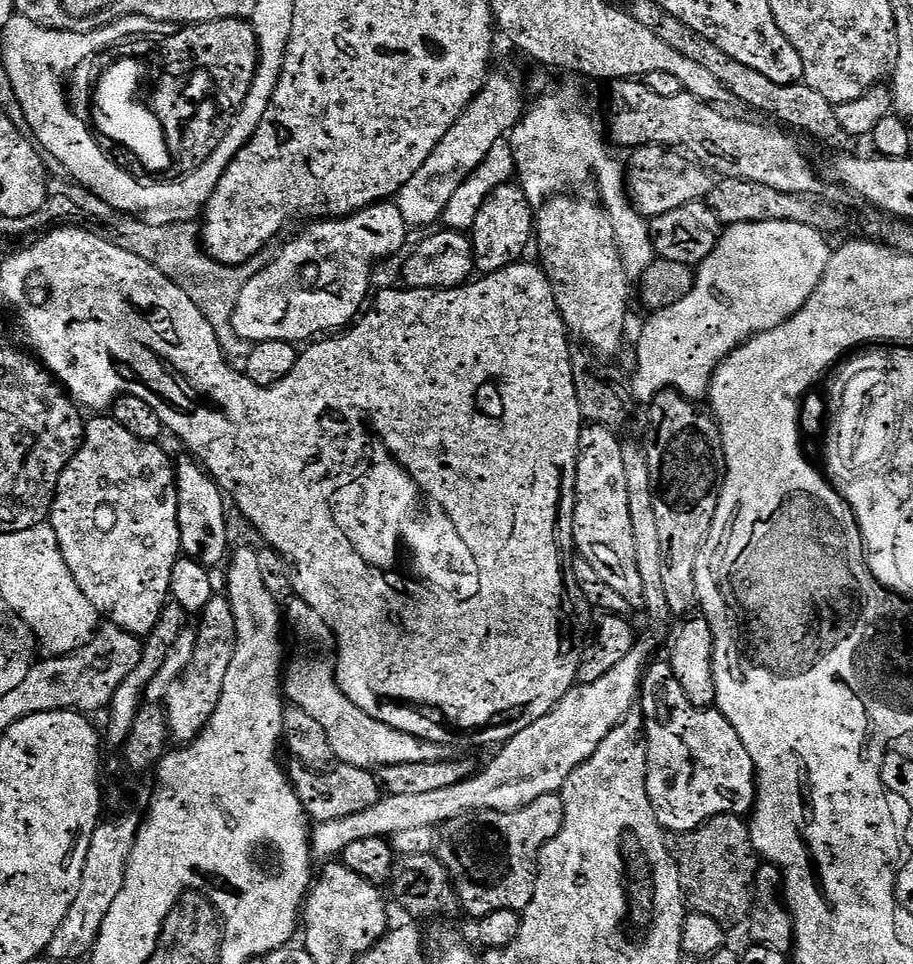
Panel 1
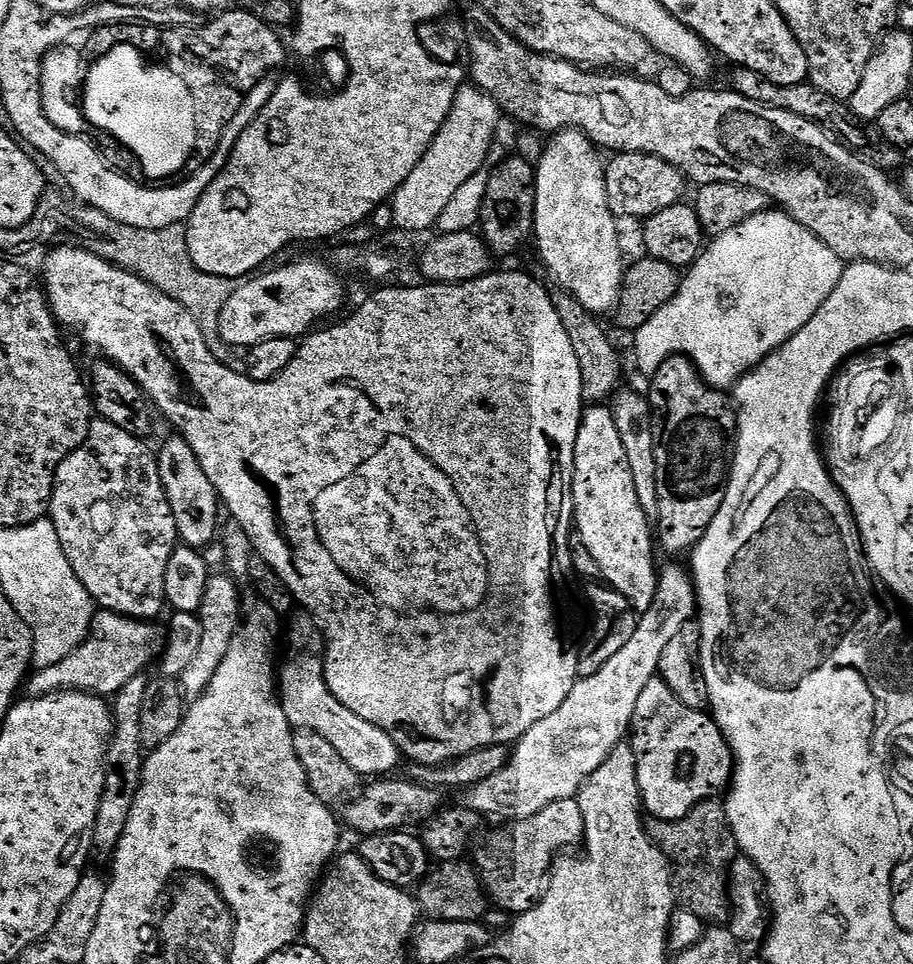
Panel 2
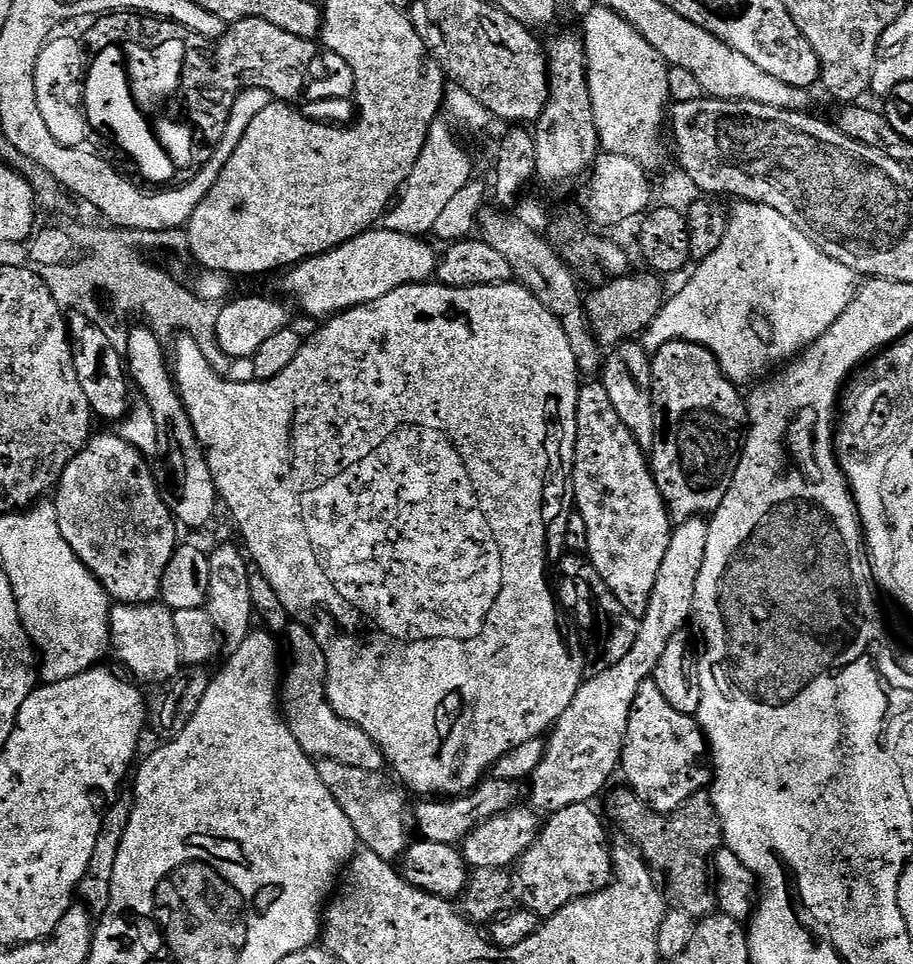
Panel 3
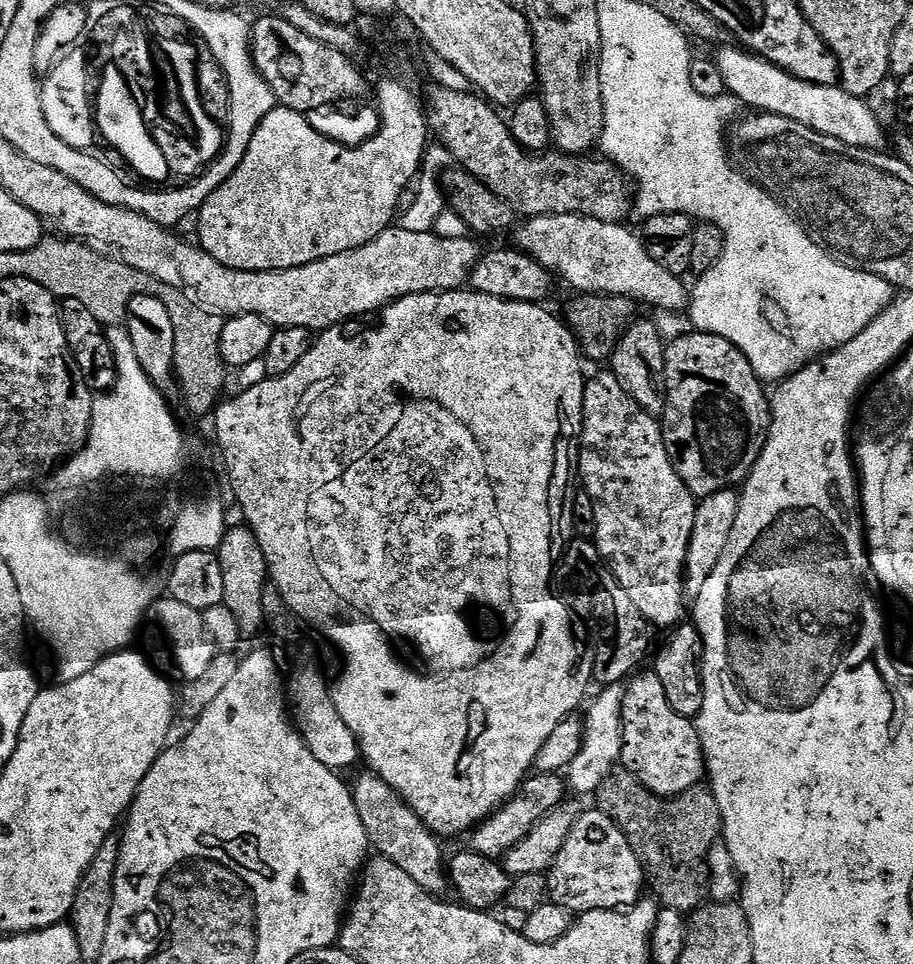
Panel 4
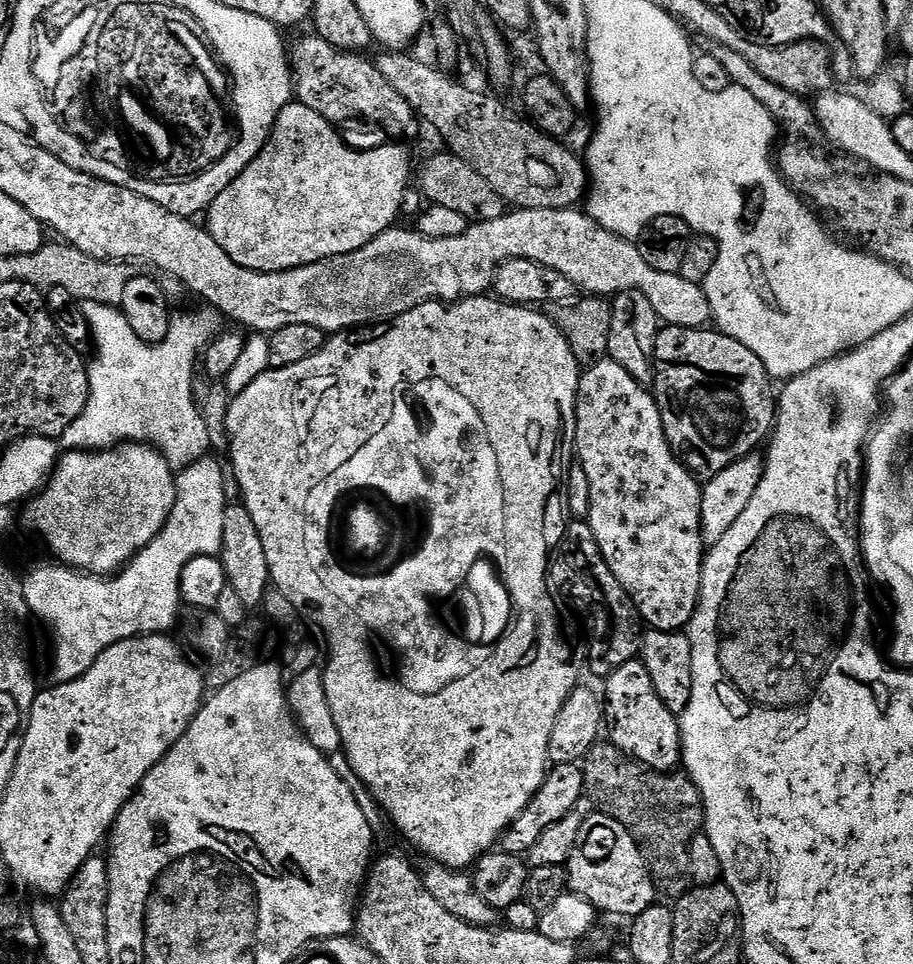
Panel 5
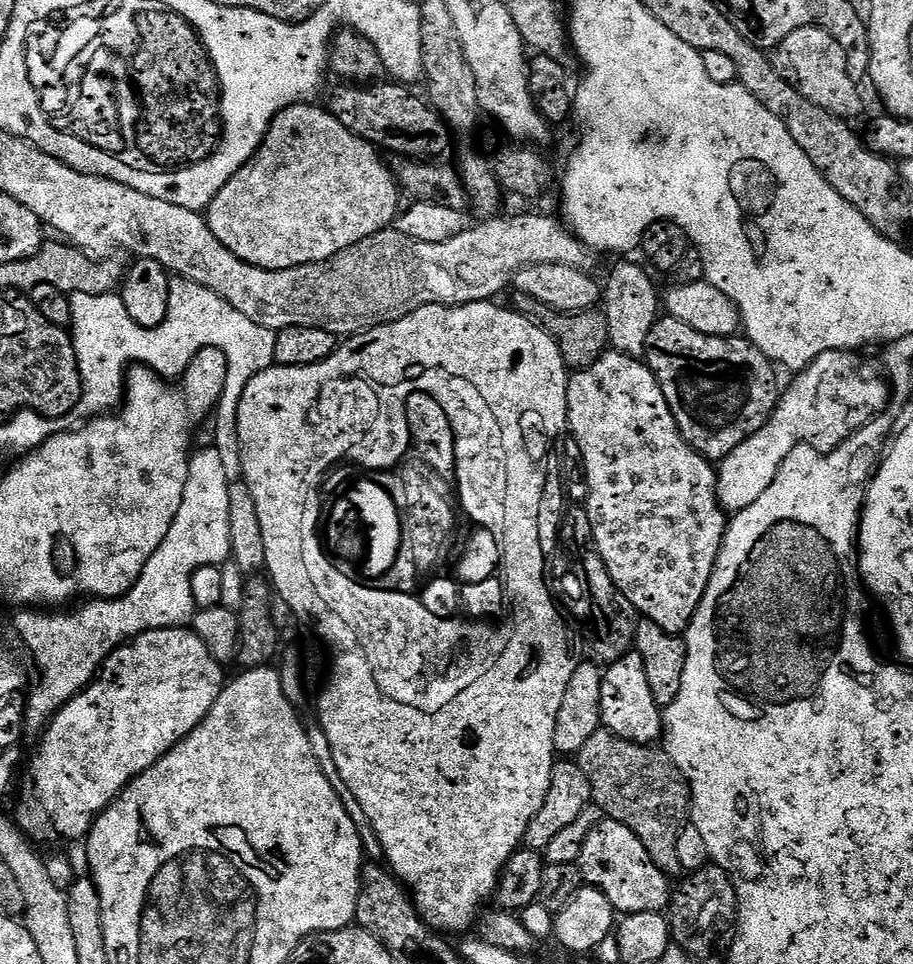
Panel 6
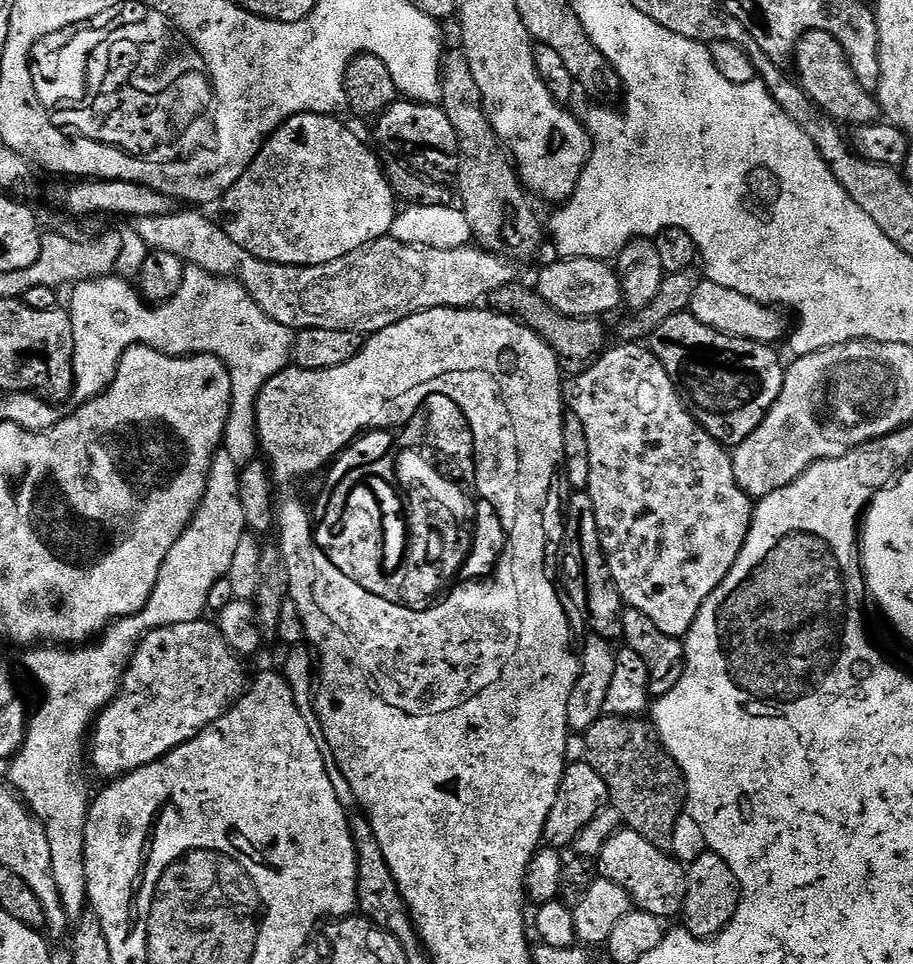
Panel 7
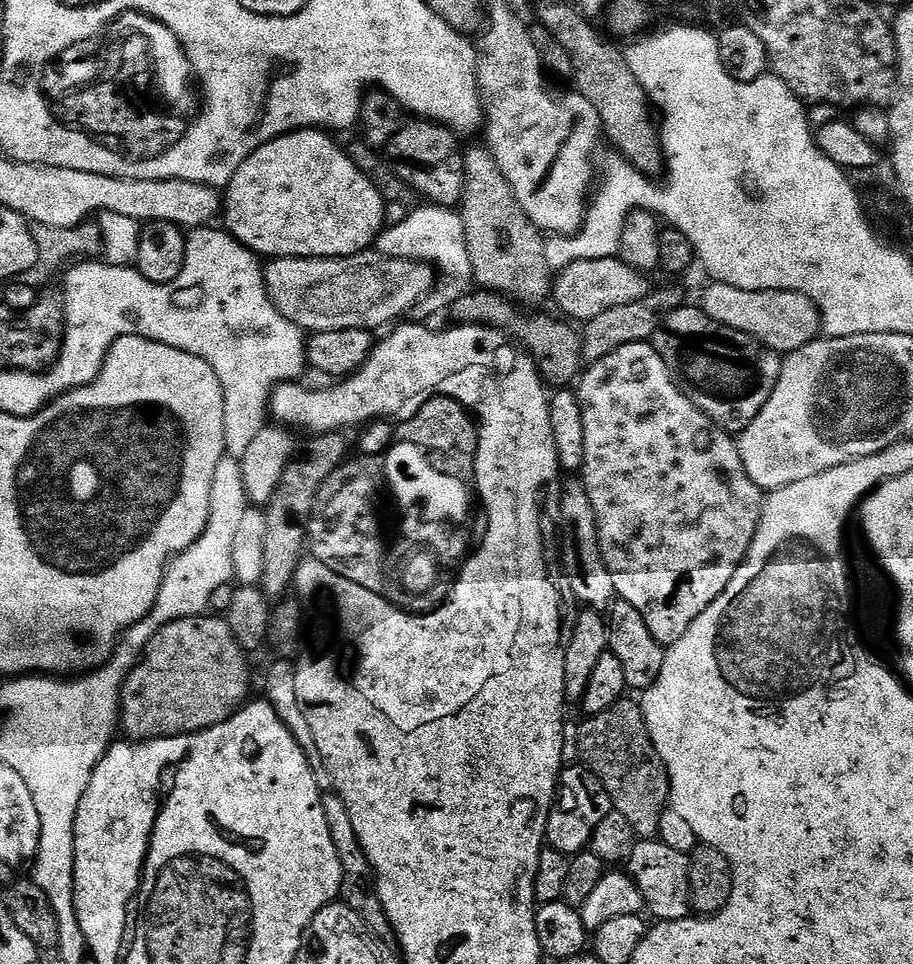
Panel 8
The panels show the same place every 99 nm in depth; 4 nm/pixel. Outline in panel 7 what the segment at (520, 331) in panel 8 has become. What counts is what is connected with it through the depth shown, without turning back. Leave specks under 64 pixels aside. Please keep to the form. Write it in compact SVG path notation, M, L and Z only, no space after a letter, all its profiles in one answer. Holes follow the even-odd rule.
M515 280L494 290L486 298L487 305L506 317L514 317L544 338L560 363L561 371L568 376L584 373L603 355L608 342L604 322L595 317L564 315L552 306L533 287Z

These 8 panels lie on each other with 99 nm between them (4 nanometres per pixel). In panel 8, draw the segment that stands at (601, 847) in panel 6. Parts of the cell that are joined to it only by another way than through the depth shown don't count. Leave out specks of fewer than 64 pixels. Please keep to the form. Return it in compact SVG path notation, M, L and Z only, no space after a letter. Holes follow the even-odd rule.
M659 838L641 839L632 848L626 861L626 871L642 890L647 911L656 915L657 921L687 920L692 907L692 861L686 853L672 850Z

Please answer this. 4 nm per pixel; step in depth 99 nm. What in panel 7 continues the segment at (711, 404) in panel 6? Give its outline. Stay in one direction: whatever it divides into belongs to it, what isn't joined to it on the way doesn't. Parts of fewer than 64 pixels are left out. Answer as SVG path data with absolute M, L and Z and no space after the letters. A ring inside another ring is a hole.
M688 310L674 314L654 330L650 347L658 362L666 366L666 374L670 374L681 402L687 406L696 423L704 427L706 434L725 446L735 446L750 438L782 390L786 368L783 363L780 365L780 356L775 352L775 347L710 330L710 326L702 326L702 322L698 322L698 318L694 318Z

